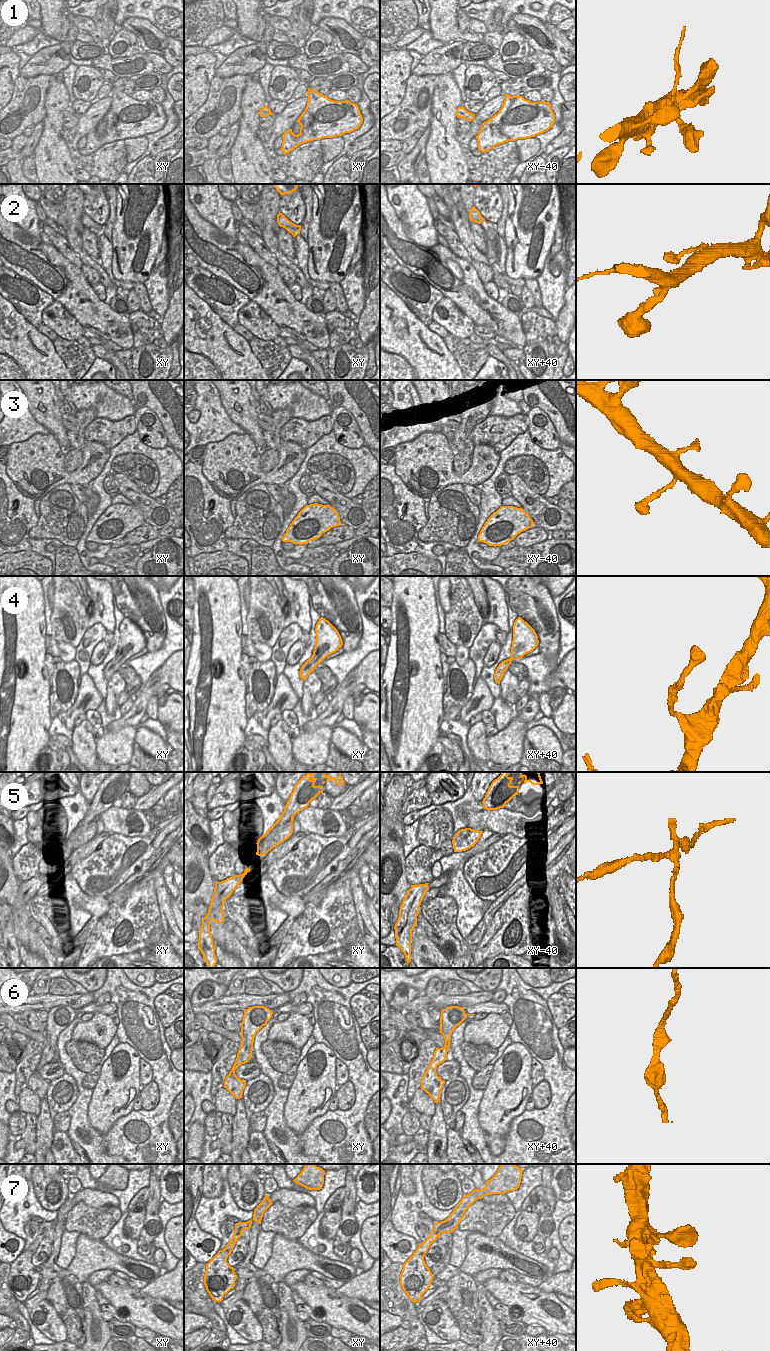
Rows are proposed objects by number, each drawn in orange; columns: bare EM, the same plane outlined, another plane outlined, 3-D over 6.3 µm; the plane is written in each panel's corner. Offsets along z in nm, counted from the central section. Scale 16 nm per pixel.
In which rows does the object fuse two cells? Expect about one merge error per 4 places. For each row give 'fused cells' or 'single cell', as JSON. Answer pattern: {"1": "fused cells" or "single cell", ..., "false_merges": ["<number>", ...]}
{"1": "single cell", "2": "single cell", "3": "single cell", "4": "single cell", "5": "fused cells", "6": "single cell", "7": "single cell", "false_merges": ["5"]}

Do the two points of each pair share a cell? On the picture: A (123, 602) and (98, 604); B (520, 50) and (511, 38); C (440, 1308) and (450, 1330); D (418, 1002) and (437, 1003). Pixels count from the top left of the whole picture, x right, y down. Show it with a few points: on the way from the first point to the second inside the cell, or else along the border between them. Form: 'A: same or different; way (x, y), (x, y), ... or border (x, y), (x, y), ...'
A: different; border (111, 586), (114, 596)
B: same; way (519, 47), (518, 43), (514, 41)
C: same; way (442, 1313), (442, 1322), (445, 1325)
D: same; way (423, 1002), (432, 1003)

